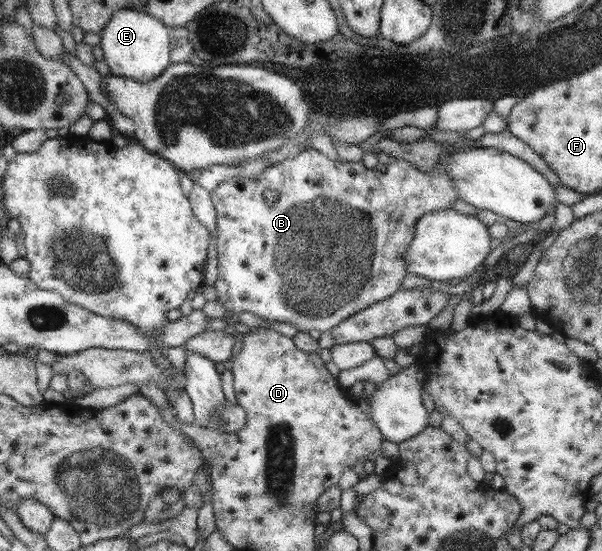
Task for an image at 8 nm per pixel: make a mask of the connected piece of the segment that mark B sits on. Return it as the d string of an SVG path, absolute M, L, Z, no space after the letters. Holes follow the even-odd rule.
M308 147L292 159L265 168L256 178L235 177L229 181L221 182L211 191L211 198L217 213L216 236L217 258L219 260L218 277L214 285L218 293L217 301L232 314L252 313L252 315L256 315L264 321L270 321L270 323L291 323L294 327L298 327L299 332L308 333L310 330L317 330L324 333L339 326L349 316L364 311L374 303L383 302L384 299L396 294L396 291L401 287L402 280L408 273L407 249L411 245L419 219L424 214L452 208L451 203L457 200L457 191L447 173L443 171L443 165L438 163L431 171L420 171L411 163L394 158L389 160L386 172L383 173L374 168L366 168L362 162L332 160L318 150ZM268 189L278 193L278 199L272 203L266 202L264 198L264 191L268 191Z

